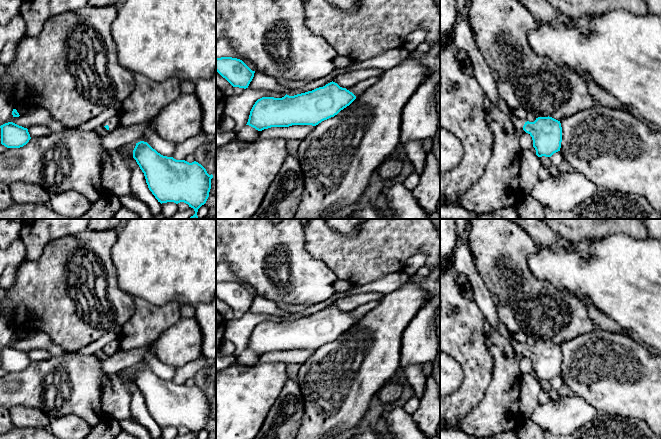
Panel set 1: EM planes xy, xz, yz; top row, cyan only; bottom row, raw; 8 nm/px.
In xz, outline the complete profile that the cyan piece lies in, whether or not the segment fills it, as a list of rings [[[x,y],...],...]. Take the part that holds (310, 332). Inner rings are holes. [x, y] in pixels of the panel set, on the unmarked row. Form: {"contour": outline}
{"contour": [[[333,305],[294,320],[262,321],[253,329],[246,349],[258,355],[292,349],[316,350],[337,339],[355,323],[352,316]]]}

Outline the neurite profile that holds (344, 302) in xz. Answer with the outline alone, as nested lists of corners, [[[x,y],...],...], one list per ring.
[[[376,292],[355,293],[352,295],[346,293],[336,294],[331,300],[311,305],[303,311],[290,314],[286,318],[289,320],[294,320],[297,318],[305,317],[308,315],[312,315],[316,312],[323,311],[332,305],[337,307],[342,312],[348,312],[362,304],[369,303],[371,301],[380,301],[383,298],[383,296],[384,296],[383,294]]]

